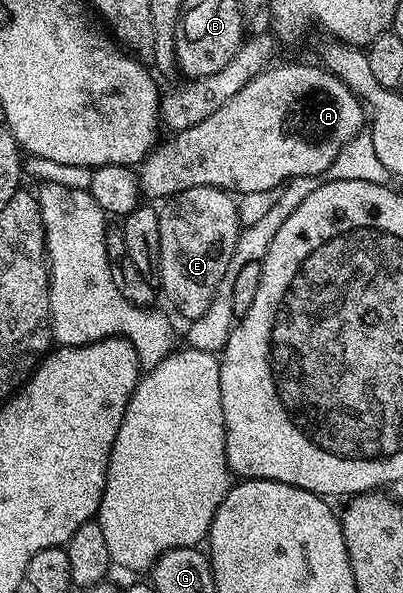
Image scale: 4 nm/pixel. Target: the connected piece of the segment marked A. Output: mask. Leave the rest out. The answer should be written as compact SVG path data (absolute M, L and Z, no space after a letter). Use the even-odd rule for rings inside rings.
M284 63L281 67L276 66L269 66L261 71L259 75L254 76L245 87L238 89L238 93L234 93L234 97L230 97L230 101L226 101L226 105L222 105L222 109L218 109L218 113L210 113L210 117L206 117L206 121L198 121L198 125L190 125L190 129L177 131L171 137L168 137L172 139L166 140L165 143L163 140L159 145L153 147L152 152L146 156L144 162L139 164L138 167L141 196L148 201L156 201L152 199L167 201L172 196L182 193L191 187L220 187L223 191L241 196L248 193L258 193L259 190L277 190L281 184L294 177L304 177L306 175L313 177L323 176L327 168L335 161L339 151L352 138L365 130L365 104L334 73L328 71L324 66L315 65L315 67L311 67L308 63Z

